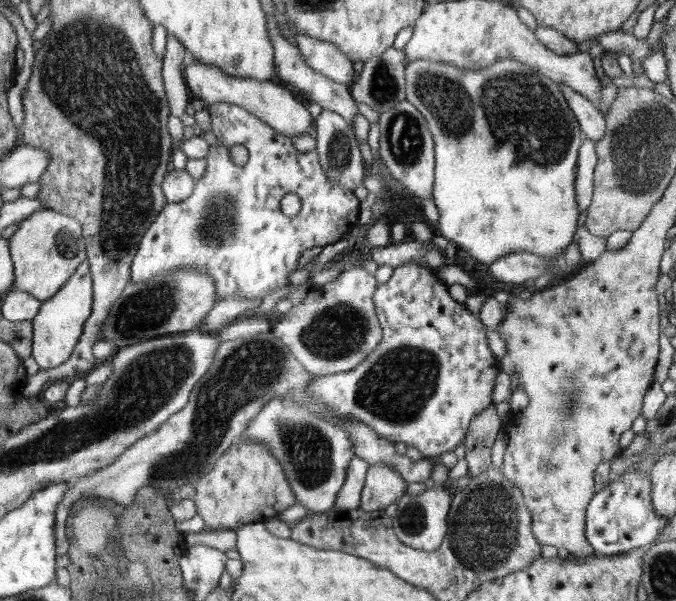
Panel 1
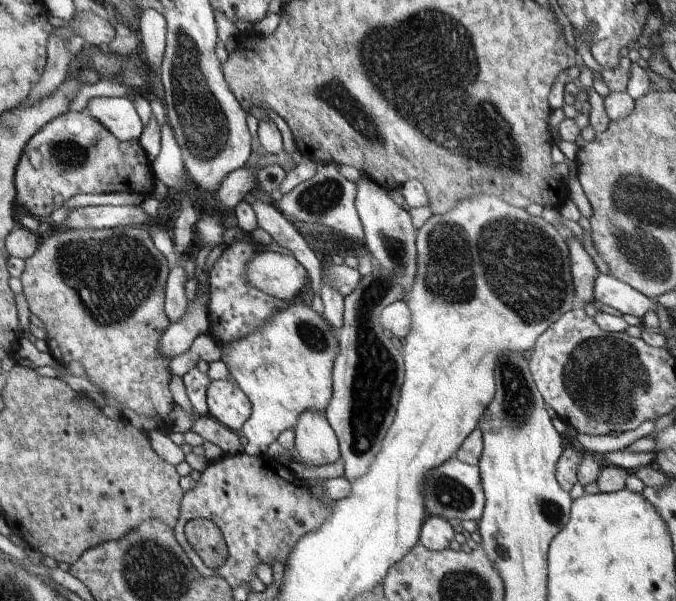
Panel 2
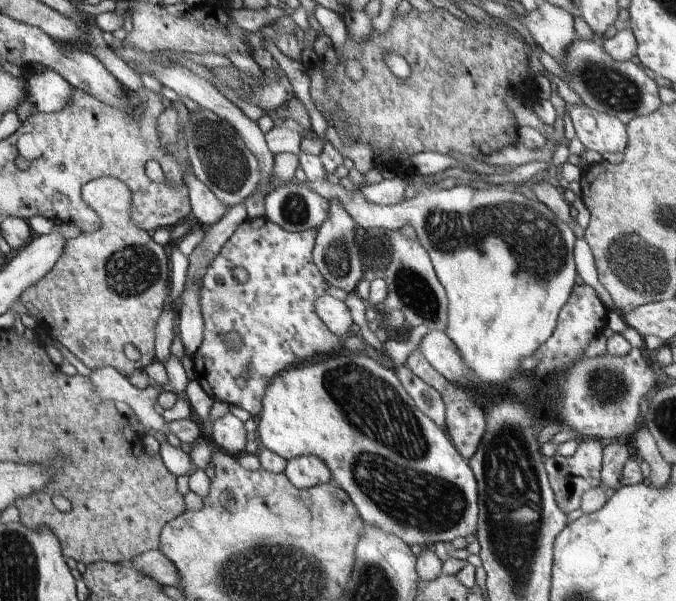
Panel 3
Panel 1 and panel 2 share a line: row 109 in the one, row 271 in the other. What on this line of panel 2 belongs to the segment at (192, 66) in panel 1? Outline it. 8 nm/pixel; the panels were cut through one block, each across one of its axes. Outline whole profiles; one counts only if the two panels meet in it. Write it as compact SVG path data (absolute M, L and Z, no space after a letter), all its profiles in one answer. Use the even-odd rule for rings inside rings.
M257 252L245 266L245 278L247 278L247 284L251 284L253 288L257 288L273 298L279 298L283 302L299 300L301 286L309 280L307 270L295 260L295 256L277 254L277 252Z

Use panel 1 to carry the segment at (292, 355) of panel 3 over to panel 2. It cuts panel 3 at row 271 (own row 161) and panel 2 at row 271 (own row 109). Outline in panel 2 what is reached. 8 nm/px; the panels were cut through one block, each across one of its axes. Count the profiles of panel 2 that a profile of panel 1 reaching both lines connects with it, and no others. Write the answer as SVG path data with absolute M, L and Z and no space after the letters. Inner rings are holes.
M237 242L231 244L227 248L221 248L215 256L211 266L207 268L207 282L209 282L209 336L213 340L219 340L223 344L231 342L231 340L239 340L251 332L255 332L257 328L263 326L263 322L267 322L277 310L283 310L287 306L287 302L273 298L257 288L253 288L251 284L247 284L245 278L245 266L251 260L251 254L255 252L255 242L247 244L247 242Z

